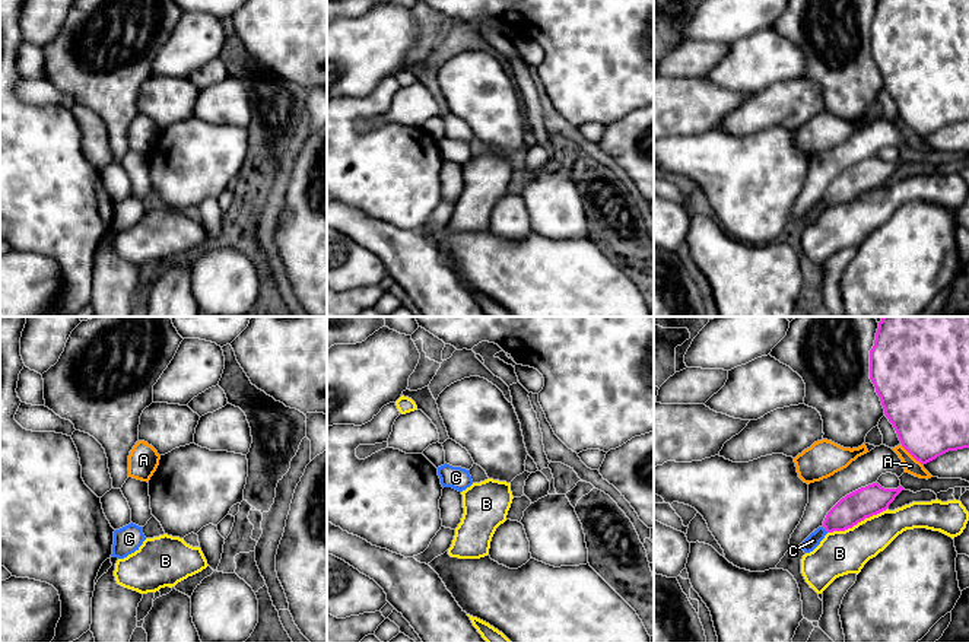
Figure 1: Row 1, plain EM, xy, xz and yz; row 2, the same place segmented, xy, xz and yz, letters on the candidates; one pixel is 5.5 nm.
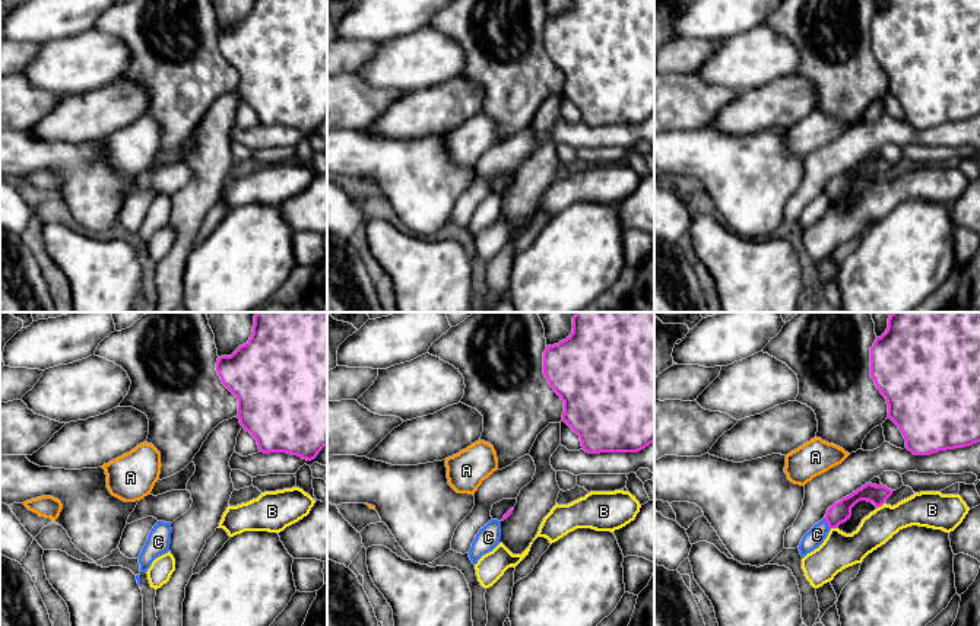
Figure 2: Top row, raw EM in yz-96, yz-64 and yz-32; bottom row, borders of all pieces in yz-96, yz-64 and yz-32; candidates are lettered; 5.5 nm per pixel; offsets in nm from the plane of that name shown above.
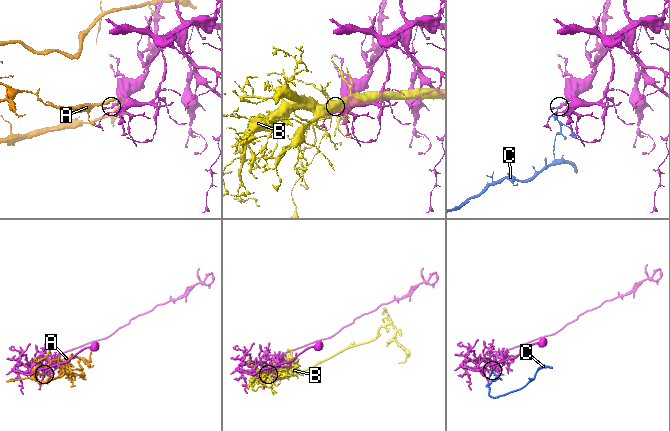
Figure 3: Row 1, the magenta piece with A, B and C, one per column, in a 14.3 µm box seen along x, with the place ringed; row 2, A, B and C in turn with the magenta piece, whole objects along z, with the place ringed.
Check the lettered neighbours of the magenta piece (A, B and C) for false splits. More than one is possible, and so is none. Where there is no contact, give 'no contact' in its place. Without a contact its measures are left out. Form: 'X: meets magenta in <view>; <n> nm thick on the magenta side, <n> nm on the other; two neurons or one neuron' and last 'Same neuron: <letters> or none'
A: meets magenta in yz; 420 nm thick on the magenta side, 90 nm on the other; two neurons
B: meets magenta in yz; 170 nm thick on the magenta side, 240 nm on the other; two neurons
C: meets magenta in yz; 160 nm thick on the magenta side, 80 nm on the other; two neurons
Same neuron: none

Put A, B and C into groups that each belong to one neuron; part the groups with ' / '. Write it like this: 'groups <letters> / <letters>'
groups A / B / C

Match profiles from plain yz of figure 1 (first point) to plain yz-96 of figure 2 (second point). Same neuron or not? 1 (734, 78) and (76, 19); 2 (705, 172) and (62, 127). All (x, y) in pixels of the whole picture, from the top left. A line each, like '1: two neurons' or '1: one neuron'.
1: two neurons
2: two neurons

